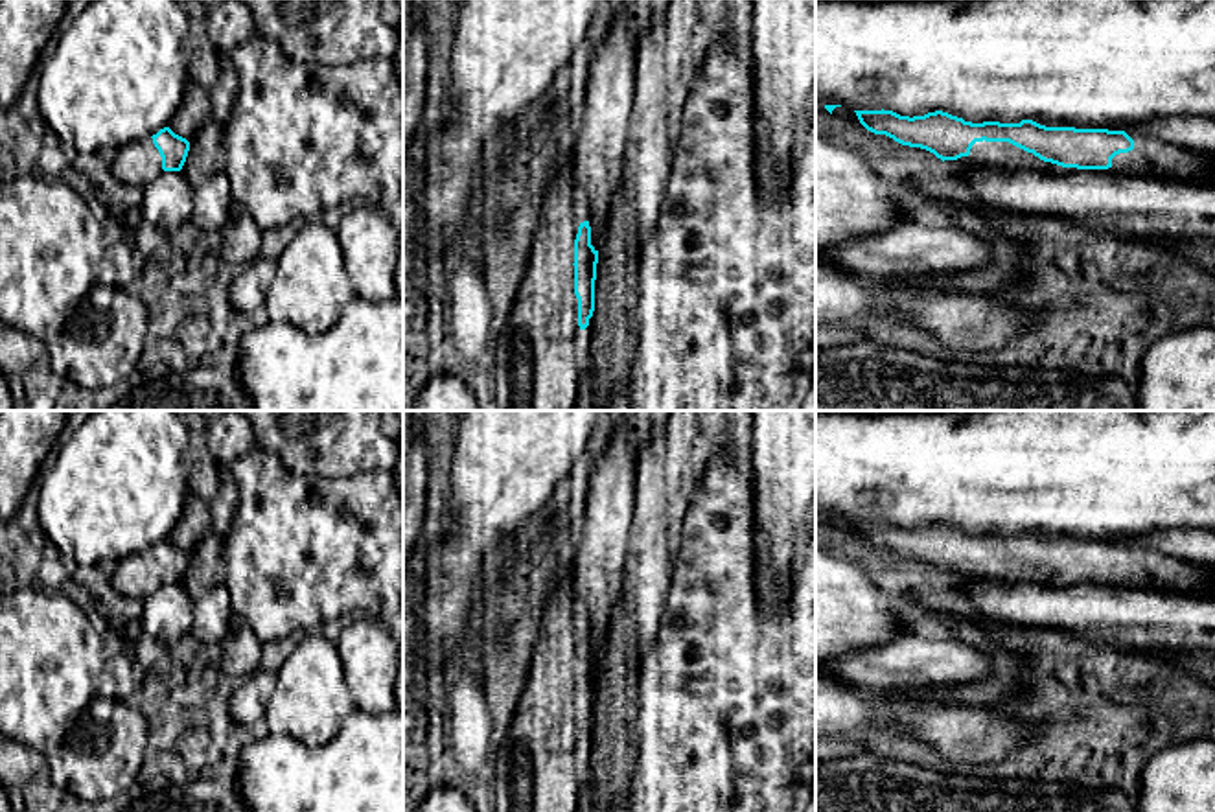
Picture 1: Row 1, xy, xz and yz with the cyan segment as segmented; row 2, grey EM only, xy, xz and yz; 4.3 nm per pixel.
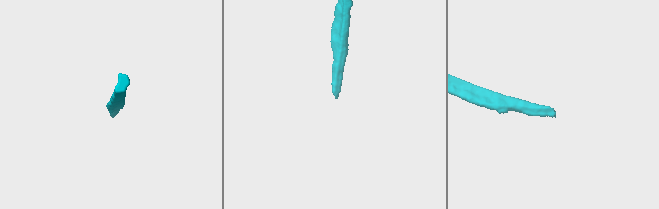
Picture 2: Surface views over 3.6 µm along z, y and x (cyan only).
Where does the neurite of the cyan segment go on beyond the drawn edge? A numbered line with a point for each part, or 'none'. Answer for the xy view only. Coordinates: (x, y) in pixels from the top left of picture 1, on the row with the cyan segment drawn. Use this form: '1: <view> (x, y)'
1: xy (137, 164)

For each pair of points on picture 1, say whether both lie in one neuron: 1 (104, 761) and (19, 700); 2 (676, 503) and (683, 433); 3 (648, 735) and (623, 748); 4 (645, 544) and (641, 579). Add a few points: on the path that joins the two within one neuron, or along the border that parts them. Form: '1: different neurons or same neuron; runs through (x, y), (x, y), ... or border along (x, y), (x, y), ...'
1: different neurons; border along (83, 715), (67, 724), (46, 752)
2: same neuron; runs through (678, 487), (678, 450)
3: different neurons; border along (636, 698), (636, 757), (630, 763), (630, 785)
4: same neuron; runs through (645, 553), (645, 569)

